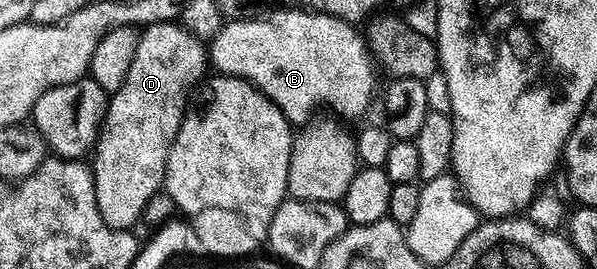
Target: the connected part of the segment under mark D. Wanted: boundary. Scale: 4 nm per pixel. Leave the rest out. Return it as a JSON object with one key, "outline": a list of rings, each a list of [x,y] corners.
{"outline":[[[161,21],[145,26],[141,30],[128,75],[122,86],[109,98],[106,117],[102,128],[98,130],[96,148],[93,150],[92,172],[96,187],[96,203],[100,207],[100,216],[108,227],[133,230],[139,224],[144,211],[144,203],[163,188],[166,180],[166,160],[182,118],[188,112],[186,88],[194,85],[208,70],[208,49],[199,37],[193,37],[180,23]]]}

